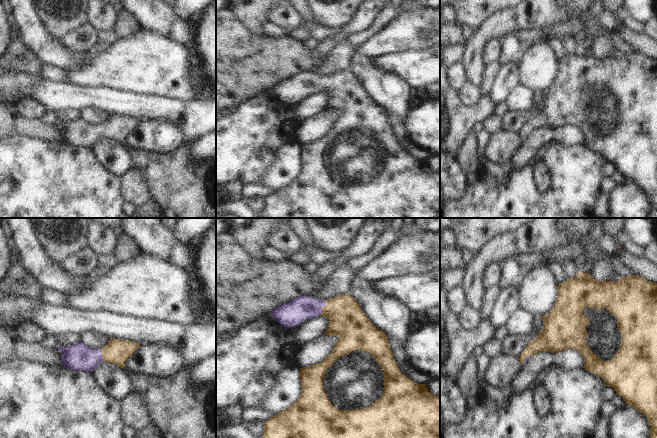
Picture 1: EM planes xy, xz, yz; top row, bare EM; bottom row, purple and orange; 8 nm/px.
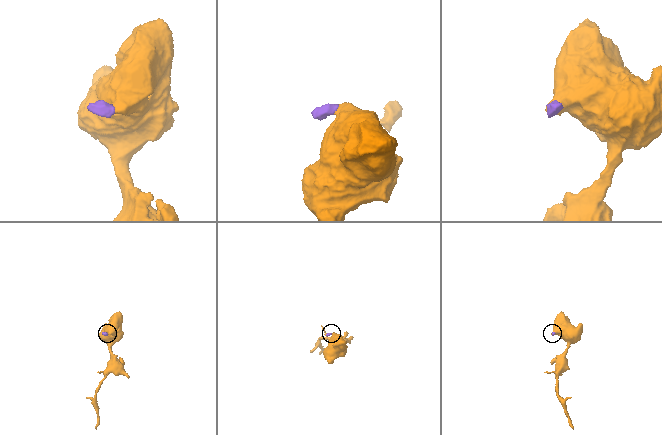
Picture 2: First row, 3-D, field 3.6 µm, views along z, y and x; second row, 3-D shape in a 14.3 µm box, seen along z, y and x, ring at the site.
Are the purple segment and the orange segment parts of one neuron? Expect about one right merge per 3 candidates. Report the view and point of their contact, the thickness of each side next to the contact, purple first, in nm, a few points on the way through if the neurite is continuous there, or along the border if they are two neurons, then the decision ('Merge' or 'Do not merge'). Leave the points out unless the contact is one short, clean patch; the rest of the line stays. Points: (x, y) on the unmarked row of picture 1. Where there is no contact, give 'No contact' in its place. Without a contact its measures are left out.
Touches purple at xz (321, 84). Thickness 200 nm (purple) against 280 nm. Path across: xz (291, 90), (300, 84), (321, 84), (334, 84), (346, 95). Merge

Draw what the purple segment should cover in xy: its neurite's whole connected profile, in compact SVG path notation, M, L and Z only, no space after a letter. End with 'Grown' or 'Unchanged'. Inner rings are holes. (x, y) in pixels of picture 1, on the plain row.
M110 114L108 120L101 125L92 125L81 118L68 123L55 123L61 128L63 142L75 147L92 148L103 138L124 144L127 135L139 122L133 117Z. Grown

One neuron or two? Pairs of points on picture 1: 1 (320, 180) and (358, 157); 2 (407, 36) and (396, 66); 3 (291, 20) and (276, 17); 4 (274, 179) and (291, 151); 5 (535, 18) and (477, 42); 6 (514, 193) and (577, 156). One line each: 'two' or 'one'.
1: one
2: two
3: one
4: one
5: one
6: one

